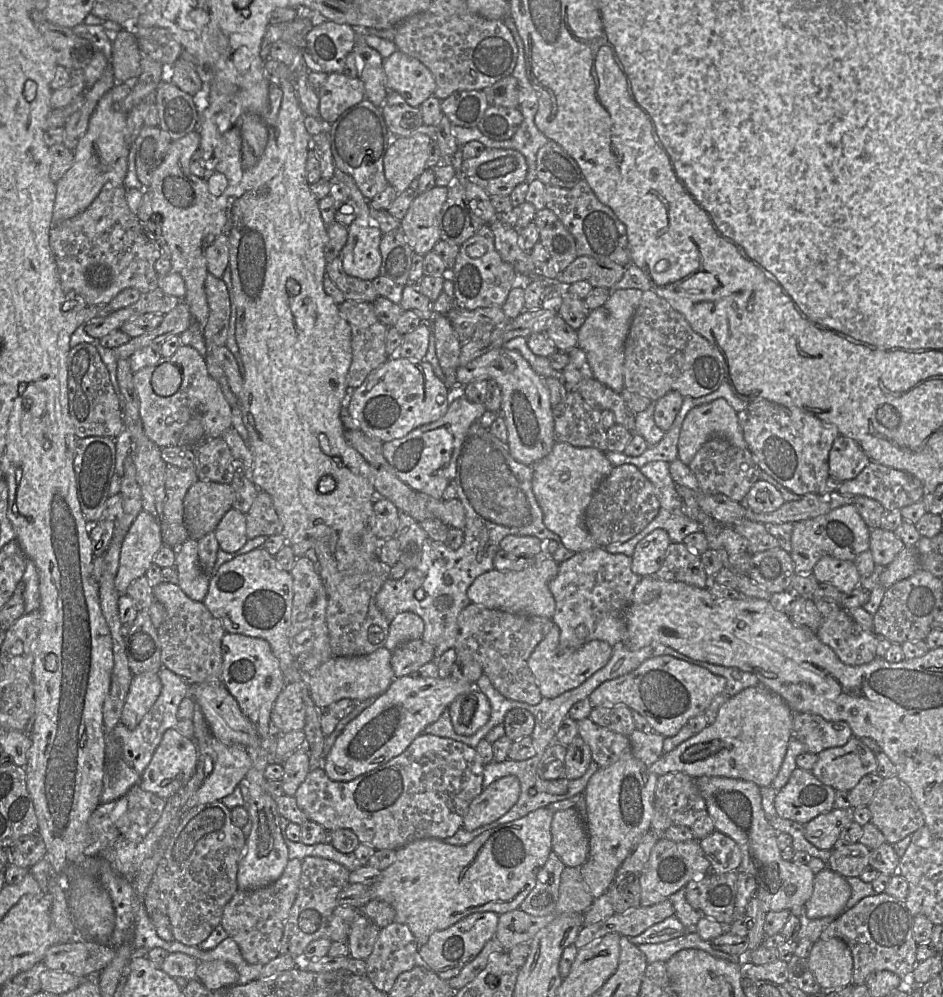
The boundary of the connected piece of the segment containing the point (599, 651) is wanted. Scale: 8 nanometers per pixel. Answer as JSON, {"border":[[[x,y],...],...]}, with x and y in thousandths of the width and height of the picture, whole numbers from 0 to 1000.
{"border":[[[586,627],[582,635],[567,649],[560,668],[576,700],[586,701],[615,688],[647,662],[650,649],[638,642],[627,642],[613,651],[599,651],[594,646],[593,631]]]}

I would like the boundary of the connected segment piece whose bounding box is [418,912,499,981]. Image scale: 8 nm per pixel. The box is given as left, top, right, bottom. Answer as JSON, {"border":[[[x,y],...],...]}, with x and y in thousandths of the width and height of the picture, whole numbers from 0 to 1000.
{"border":[[[506,915],[471,933],[461,934],[443,952],[444,968],[453,970],[470,983],[477,983],[506,960],[519,943],[525,941],[528,924],[529,918],[524,915]]]}

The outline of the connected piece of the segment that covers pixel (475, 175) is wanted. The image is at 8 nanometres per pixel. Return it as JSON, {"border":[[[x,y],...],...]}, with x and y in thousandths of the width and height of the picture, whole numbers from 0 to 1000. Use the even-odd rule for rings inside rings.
{"border":[[[514,147],[507,156],[493,159],[489,172],[519,197],[540,197],[547,187],[558,182],[560,166],[557,157],[548,150]]]}

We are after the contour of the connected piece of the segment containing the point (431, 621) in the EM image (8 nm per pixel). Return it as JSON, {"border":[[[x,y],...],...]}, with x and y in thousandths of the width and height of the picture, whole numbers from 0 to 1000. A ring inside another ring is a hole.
{"border":[[[508,422],[499,426],[479,483],[485,491],[485,501],[493,511],[491,546],[480,552],[453,539],[443,568],[432,572],[423,582],[410,581],[400,596],[399,607],[413,625],[426,614],[440,615],[450,623],[446,642],[460,648],[459,664],[462,666],[472,653],[481,650],[486,638],[486,618],[499,605],[495,592],[507,578],[524,571],[523,562],[534,539],[566,538],[574,542],[576,553],[578,546],[587,542],[592,550],[585,559],[592,566],[611,556],[601,551],[594,539],[577,527],[575,512],[565,494],[564,478],[564,467],[547,462],[538,444],[530,442]],[[443,591],[450,593],[446,602],[440,598]]]}

